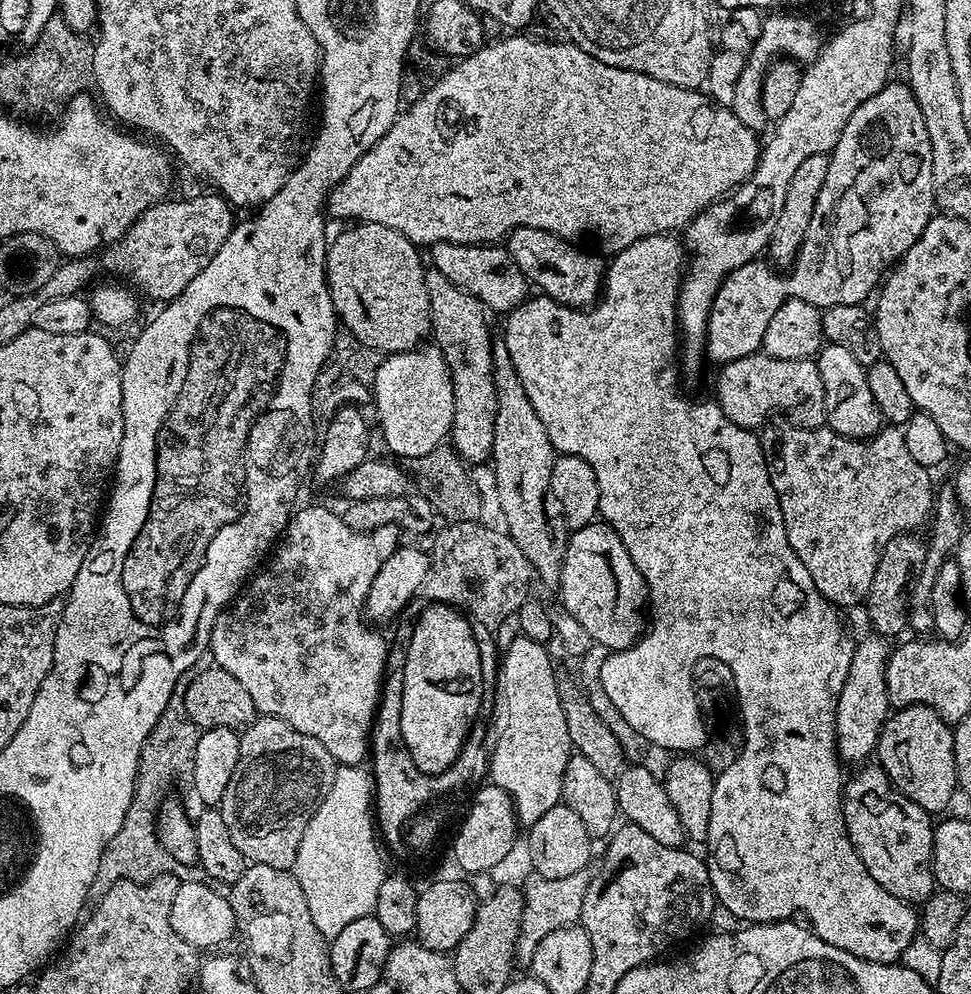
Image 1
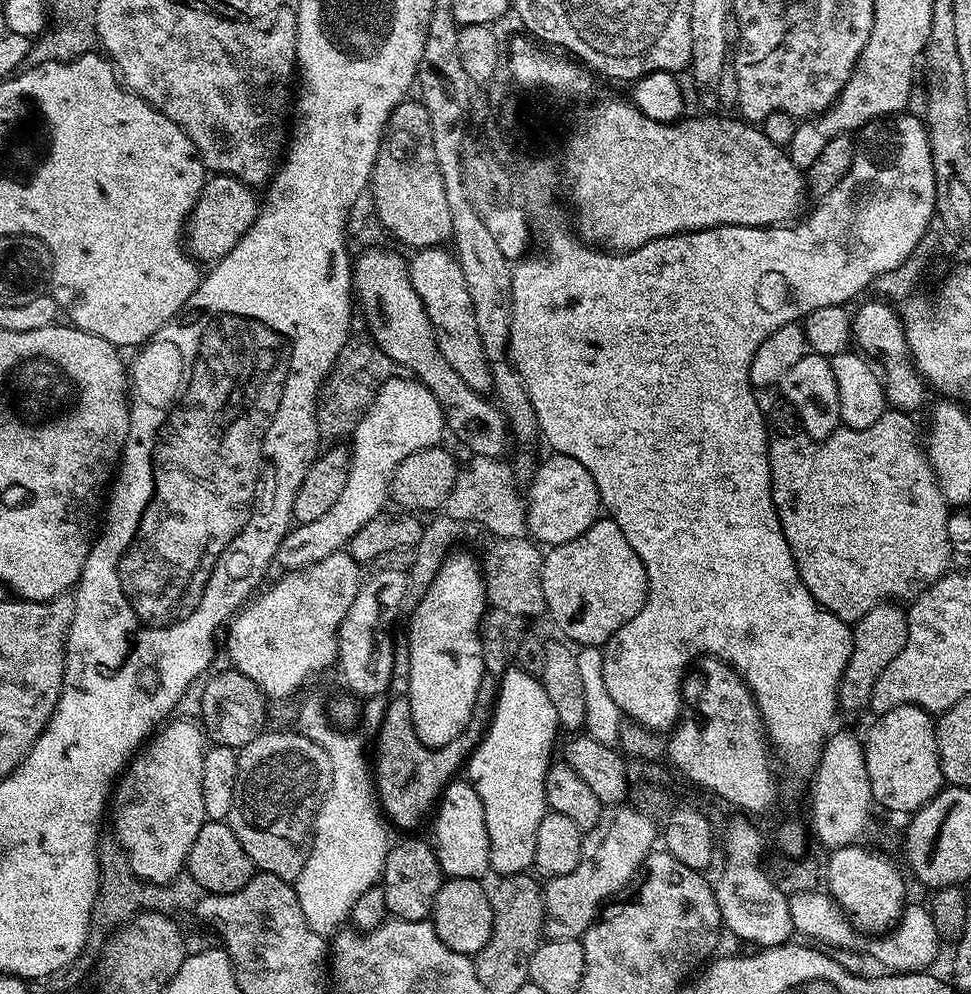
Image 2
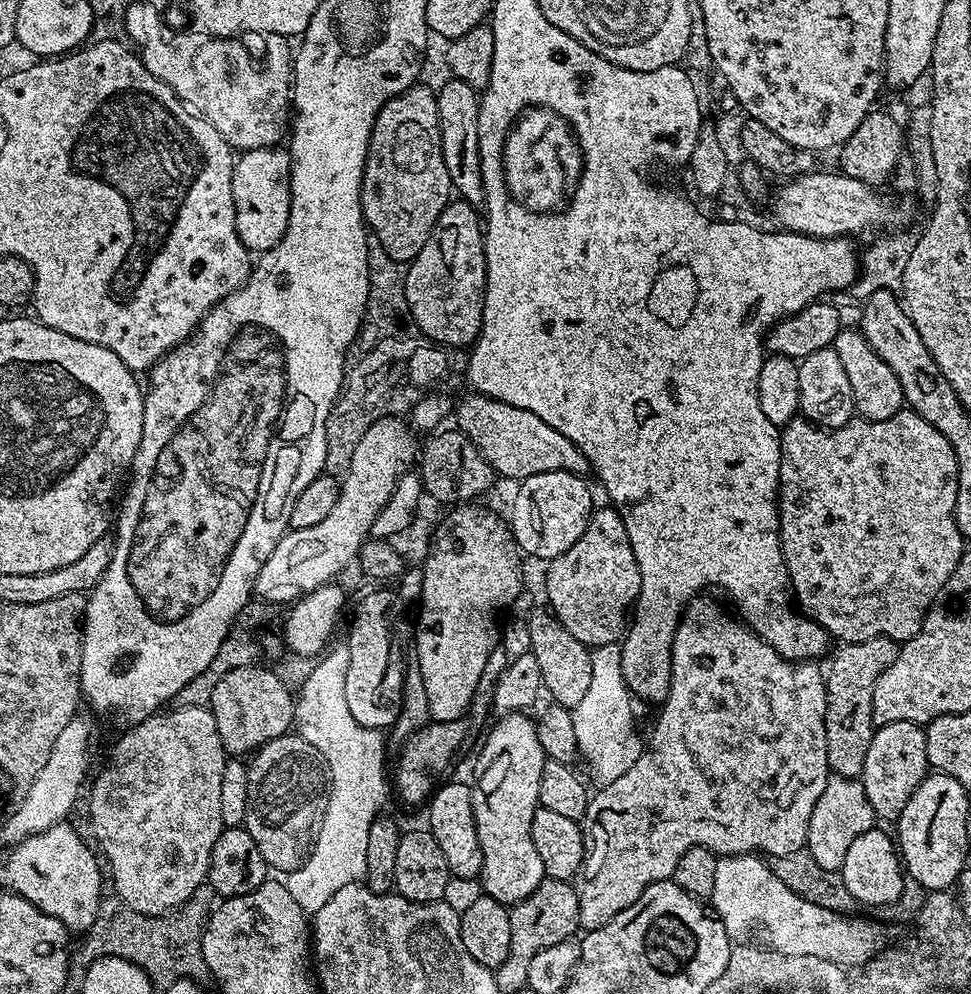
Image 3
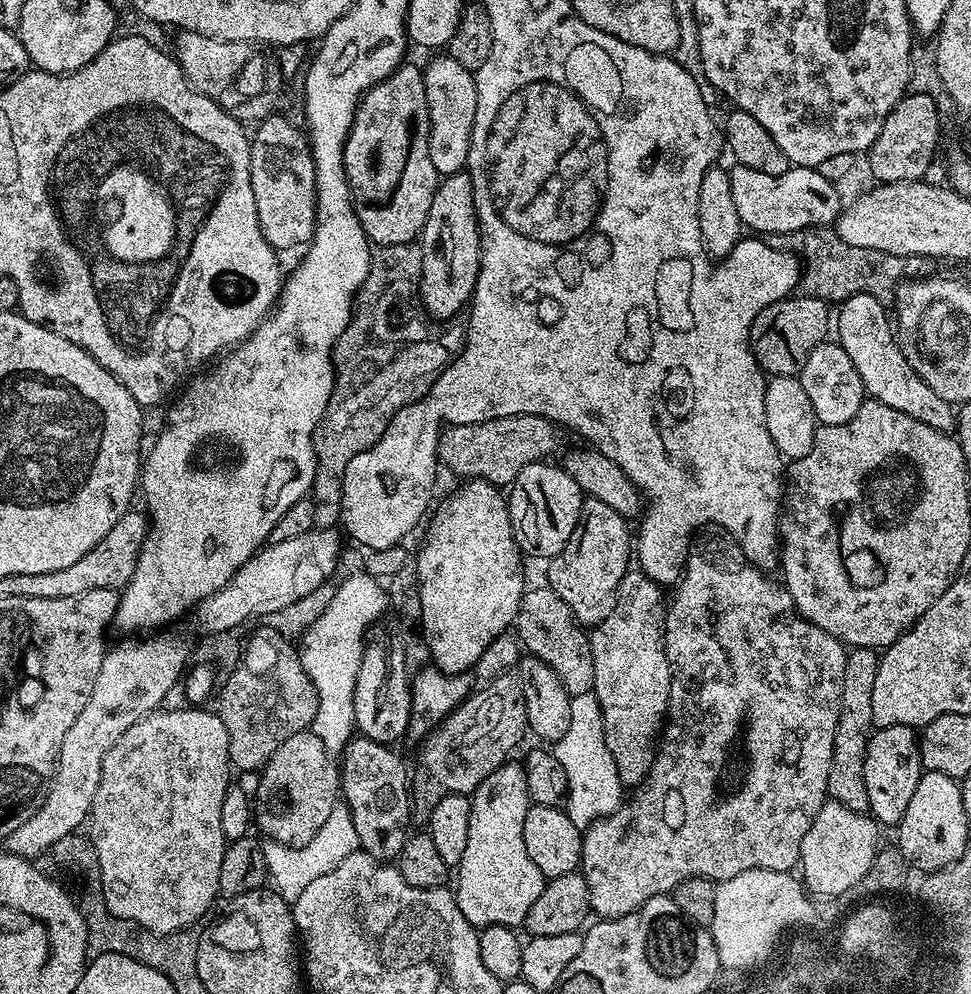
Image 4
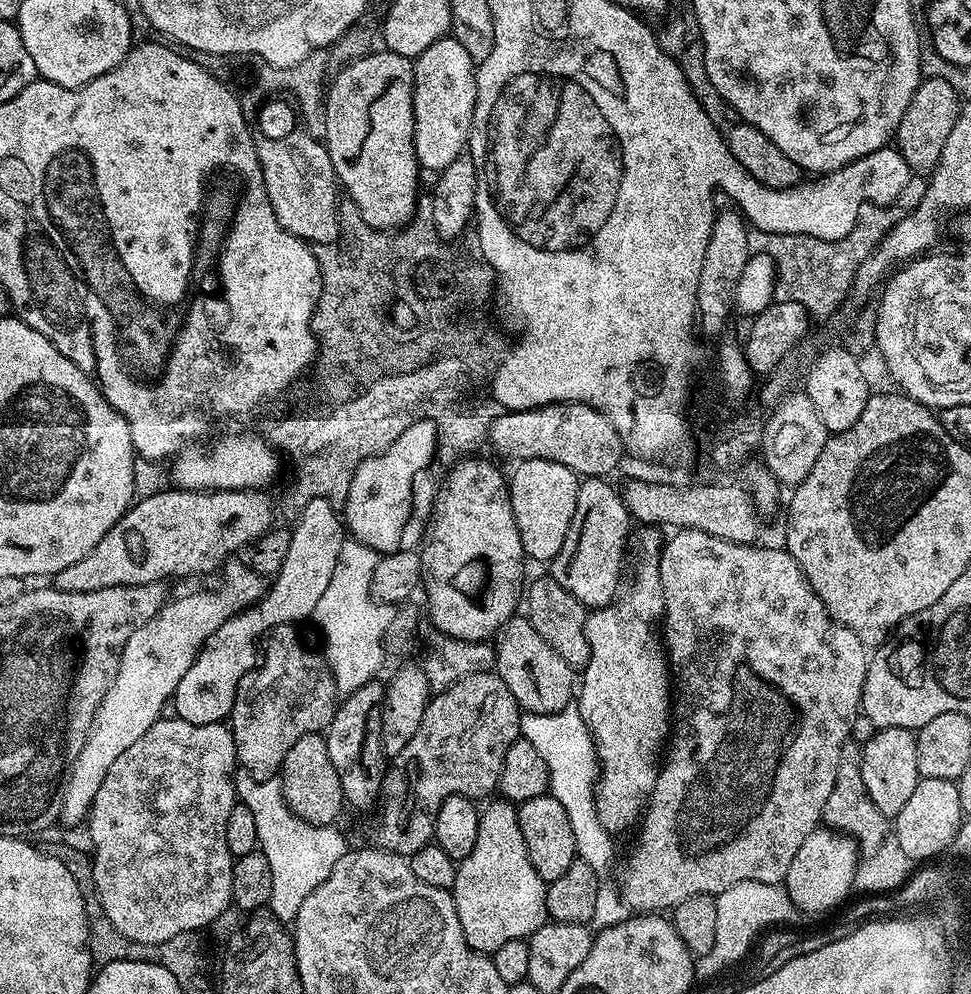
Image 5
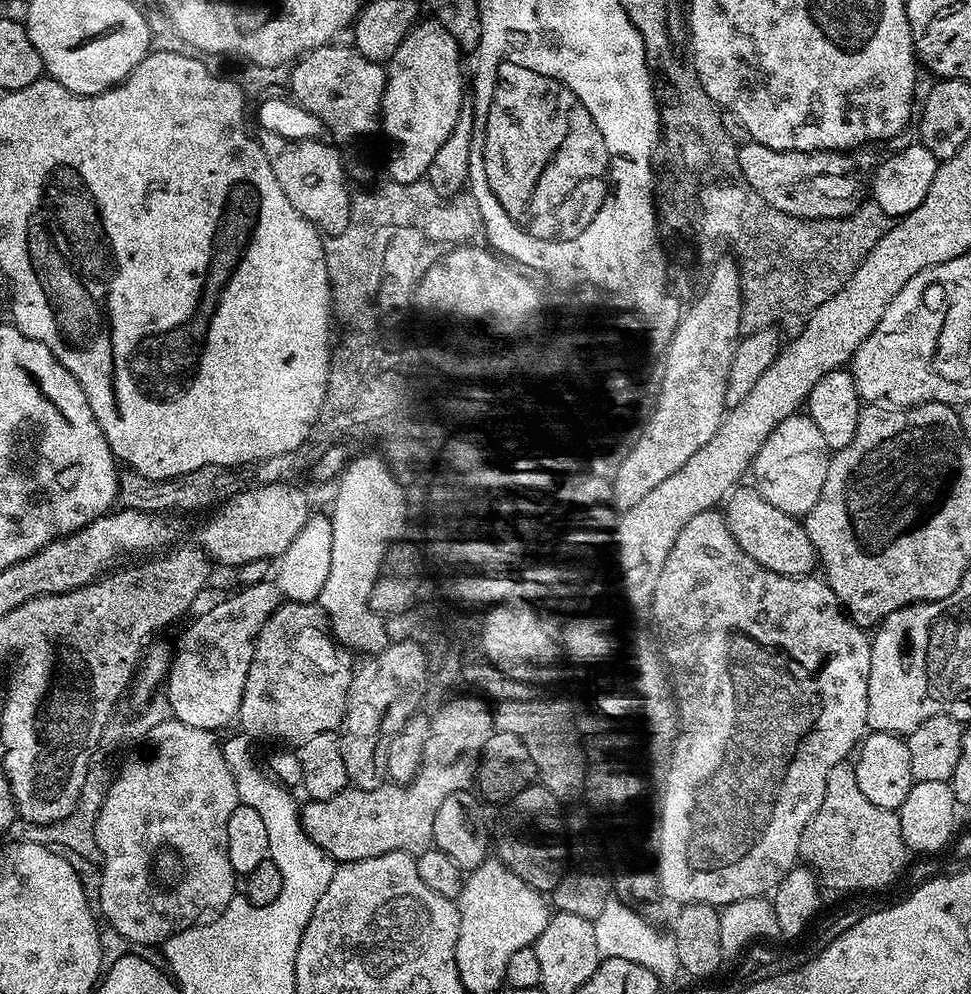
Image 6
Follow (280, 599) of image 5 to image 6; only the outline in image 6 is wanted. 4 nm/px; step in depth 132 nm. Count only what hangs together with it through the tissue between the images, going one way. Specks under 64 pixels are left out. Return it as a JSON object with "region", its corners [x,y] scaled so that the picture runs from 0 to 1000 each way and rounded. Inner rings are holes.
{"region":[[[299,565],[285,566],[278,586],[248,591],[246,595],[225,605],[191,634],[185,653],[177,664],[177,673],[172,673],[171,699],[180,723],[192,726],[192,730],[228,734],[238,724],[240,727],[247,718],[249,694],[262,662],[264,639],[272,627],[289,608],[316,608],[330,598],[324,590],[319,590],[319,577]]]}

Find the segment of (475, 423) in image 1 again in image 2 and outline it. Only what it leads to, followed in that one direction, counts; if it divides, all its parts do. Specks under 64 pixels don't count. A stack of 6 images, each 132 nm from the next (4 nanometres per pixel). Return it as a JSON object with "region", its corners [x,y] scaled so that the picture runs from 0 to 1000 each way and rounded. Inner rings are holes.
{"region":[[[460,248],[434,249],[423,259],[420,275],[422,284],[426,284],[426,292],[430,292],[430,300],[435,300],[435,308],[439,308],[439,316],[449,333],[449,347],[455,352],[455,360],[468,368],[468,376],[484,388],[484,392],[507,394],[507,368],[501,360],[501,352],[496,352],[496,340],[492,340],[492,328],[488,324],[488,304],[484,304],[484,292],[480,292],[480,280],[476,280],[476,268],[473,261]]]}

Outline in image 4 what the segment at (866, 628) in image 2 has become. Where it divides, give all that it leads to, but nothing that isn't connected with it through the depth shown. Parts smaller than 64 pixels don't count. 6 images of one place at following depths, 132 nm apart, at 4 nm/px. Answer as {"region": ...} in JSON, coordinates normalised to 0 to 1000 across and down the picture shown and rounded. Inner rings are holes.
{"region":[[[880,652],[873,656],[871,674],[867,678],[867,702],[863,730],[859,734],[859,759],[853,784],[853,800],[881,817],[894,817],[892,803],[892,755],[900,729],[900,678],[904,678],[906,660],[896,652]]]}

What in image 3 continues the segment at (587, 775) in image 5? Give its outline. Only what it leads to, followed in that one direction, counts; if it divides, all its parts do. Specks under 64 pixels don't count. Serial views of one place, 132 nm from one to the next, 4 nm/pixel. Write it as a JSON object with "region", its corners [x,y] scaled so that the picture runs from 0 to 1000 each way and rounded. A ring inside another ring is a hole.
{"region":[[[637,647],[625,648],[609,653],[608,690],[599,706],[588,713],[589,733],[593,743],[593,756],[606,768],[615,790],[621,791],[632,787],[632,783],[641,783],[653,767],[663,758],[665,748],[659,744],[659,736],[655,733],[655,720],[651,717],[653,701],[643,688],[639,678]]]}

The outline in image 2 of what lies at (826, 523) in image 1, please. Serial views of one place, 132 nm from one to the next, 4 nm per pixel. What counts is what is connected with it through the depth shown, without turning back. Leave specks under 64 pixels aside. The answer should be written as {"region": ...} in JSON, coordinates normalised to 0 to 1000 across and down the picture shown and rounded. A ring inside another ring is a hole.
{"region":[[[802,404],[795,411],[790,411],[789,426],[791,428],[791,468],[795,478],[795,508],[799,511],[799,516],[803,522],[803,528],[807,534],[809,545],[814,549],[816,559],[820,562],[822,577],[826,586],[834,594],[834,598],[840,605],[849,611],[852,616],[858,616],[865,624],[870,626],[881,626],[887,624],[892,617],[900,614],[905,608],[911,606],[931,606],[936,602],[957,592],[962,584],[967,584],[969,579],[977,574],[976,562],[982,555],[982,548],[976,543],[974,537],[974,525],[978,509],[972,504],[970,493],[964,484],[964,478],[960,472],[959,465],[956,464],[953,452],[950,450],[950,439],[943,436],[943,427],[938,418],[934,414],[924,414],[922,412],[911,412],[908,421],[900,425],[892,433],[880,433],[868,429],[862,431],[855,441],[850,443],[836,443],[828,436],[827,431],[818,426],[818,411],[811,404]]]}

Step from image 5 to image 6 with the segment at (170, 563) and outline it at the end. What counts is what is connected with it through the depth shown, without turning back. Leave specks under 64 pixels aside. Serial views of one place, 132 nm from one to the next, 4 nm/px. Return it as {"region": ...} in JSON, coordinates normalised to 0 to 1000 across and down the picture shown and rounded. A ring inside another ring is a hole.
{"region":[[[272,487],[234,502],[218,516],[210,535],[209,553],[221,566],[223,563],[227,567],[246,569],[288,560],[307,541],[307,533],[315,529],[319,512],[311,492],[301,487]]]}

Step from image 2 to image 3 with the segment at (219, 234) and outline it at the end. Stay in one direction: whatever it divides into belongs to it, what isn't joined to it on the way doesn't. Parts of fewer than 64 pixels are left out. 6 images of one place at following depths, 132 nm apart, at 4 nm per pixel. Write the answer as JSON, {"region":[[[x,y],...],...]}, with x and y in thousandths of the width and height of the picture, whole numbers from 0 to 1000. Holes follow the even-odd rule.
{"region":[[[296,148],[267,149],[250,154],[239,166],[243,234],[260,256],[278,253],[295,235],[299,219],[301,159]]]}

